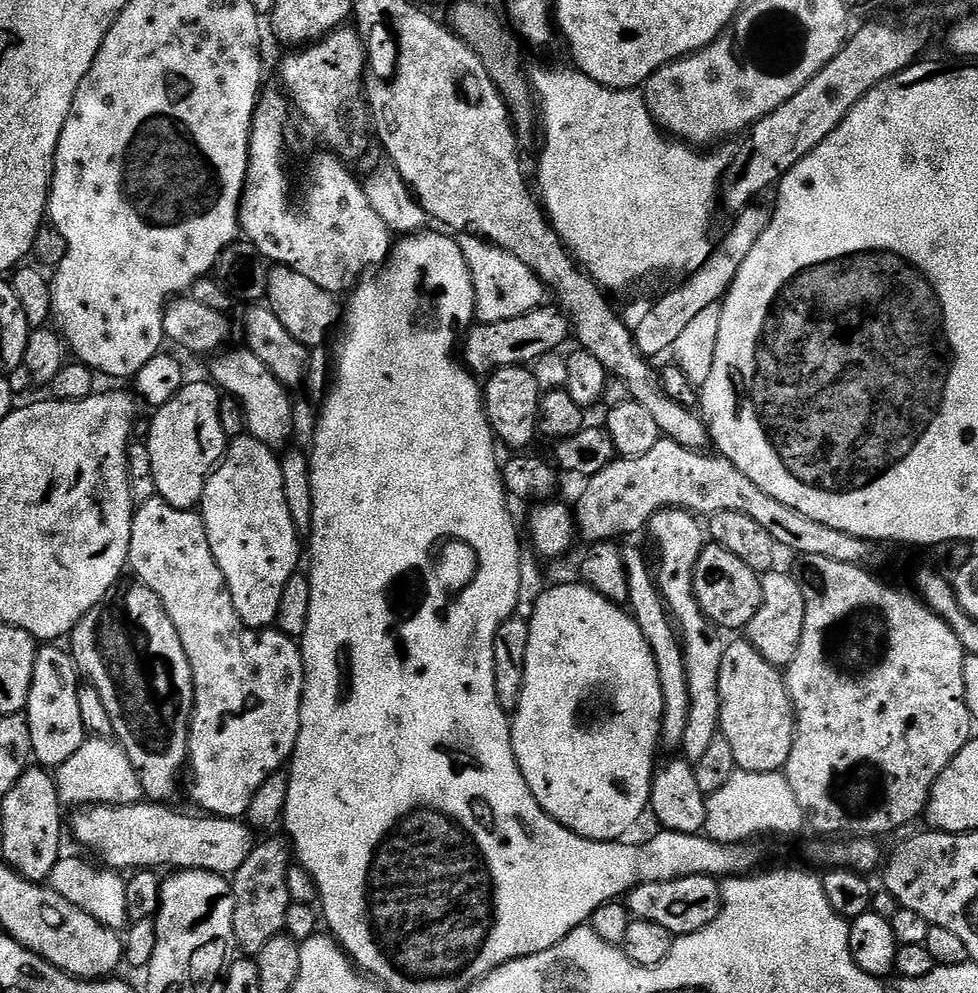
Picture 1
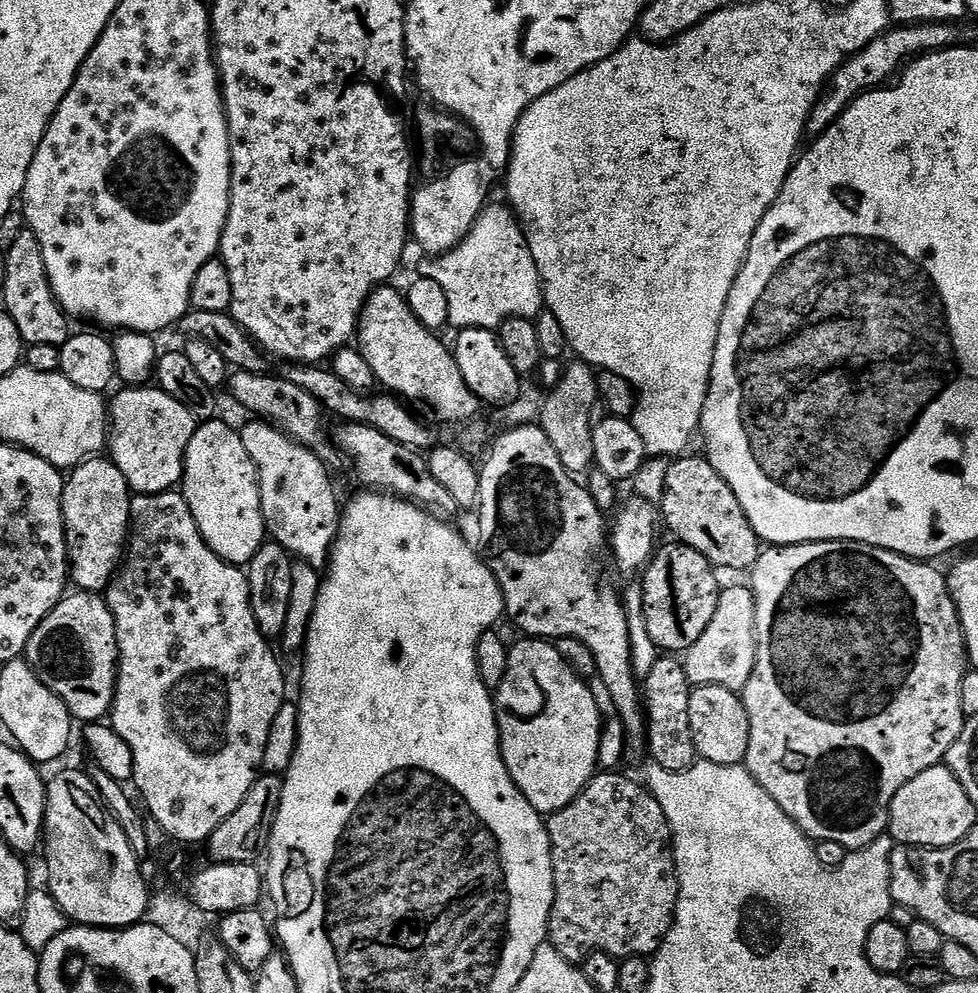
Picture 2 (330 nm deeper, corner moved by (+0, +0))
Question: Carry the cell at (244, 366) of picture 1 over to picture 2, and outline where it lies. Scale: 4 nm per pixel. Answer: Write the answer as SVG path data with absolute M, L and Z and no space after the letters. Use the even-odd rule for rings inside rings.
M259 418L249 421L239 433L242 446L246 446L246 454L250 454L258 474L260 509L267 535L293 557L323 569L330 559L336 537L340 535L342 515L341 501L336 501L336 488L328 477L329 465L276 425Z

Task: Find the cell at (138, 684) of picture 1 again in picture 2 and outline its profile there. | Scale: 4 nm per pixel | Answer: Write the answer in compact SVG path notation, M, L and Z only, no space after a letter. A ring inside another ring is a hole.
M81 590L65 595L34 630L26 659L38 678L80 722L100 722L112 711L116 678L120 667L120 646L116 641L114 614L103 595Z

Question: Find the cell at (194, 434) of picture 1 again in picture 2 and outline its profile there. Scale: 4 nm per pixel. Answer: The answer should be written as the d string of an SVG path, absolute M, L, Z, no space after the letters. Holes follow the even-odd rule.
M124 386L120 389L121 392L110 400L110 459L125 475L133 493L153 496L175 489L183 481L186 450L190 438L194 438L198 421L186 406L182 406L182 402L174 402L174 398L158 386Z

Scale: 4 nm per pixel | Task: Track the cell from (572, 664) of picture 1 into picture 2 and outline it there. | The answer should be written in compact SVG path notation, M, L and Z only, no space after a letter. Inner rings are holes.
M520 638L517 645L513 649L508 650L508 669L506 670L506 678L502 678L502 686L495 689L494 699L496 702L496 721L500 727L500 756L504 760L506 770L510 774L510 778L518 786L518 790L528 799L530 806L534 806L534 810L541 814L551 814L562 810L570 802L574 802L574 798L586 787L593 776L598 771L600 763L600 733L602 731L602 719L600 720L600 704L596 701L596 696L591 692L589 681L582 680L574 674L574 670L566 662L566 658L562 658L562 654L556 649L555 643L549 642L543 638Z

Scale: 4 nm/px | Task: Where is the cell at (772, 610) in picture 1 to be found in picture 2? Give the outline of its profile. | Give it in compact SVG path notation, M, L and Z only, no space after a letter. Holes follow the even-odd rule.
M736 584L733 588L725 587L718 598L718 610L714 610L714 618L710 618L710 626L706 626L706 634L694 642L687 652L683 653L682 663L686 670L686 678L694 686L709 684L722 686L737 694L743 693L746 682L750 682L750 674L754 674L756 665L756 603L751 587Z

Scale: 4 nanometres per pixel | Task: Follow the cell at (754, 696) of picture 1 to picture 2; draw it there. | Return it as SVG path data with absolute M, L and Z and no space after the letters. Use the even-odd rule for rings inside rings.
M702 684L692 689L690 698L690 730L694 734L694 746L700 760L709 760L711 764L722 766L743 765L746 750L750 746L750 718L746 714L743 699L737 693L726 690L722 686Z

